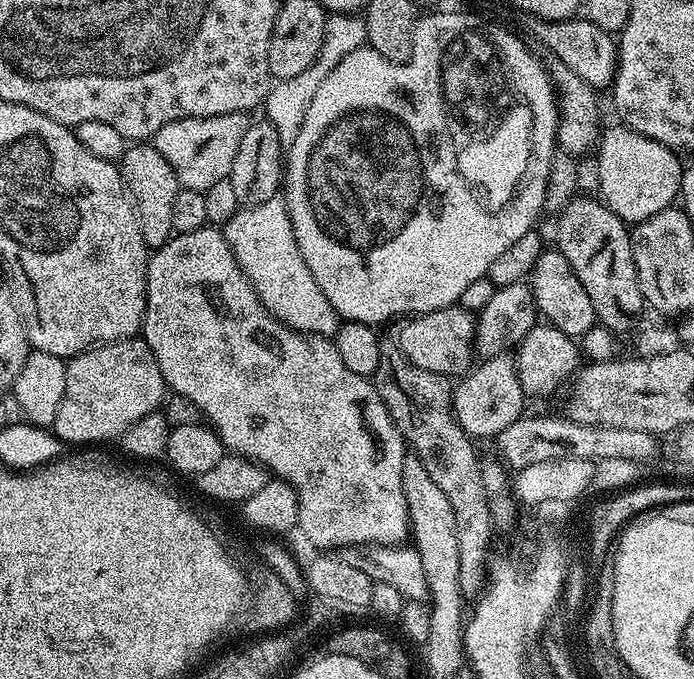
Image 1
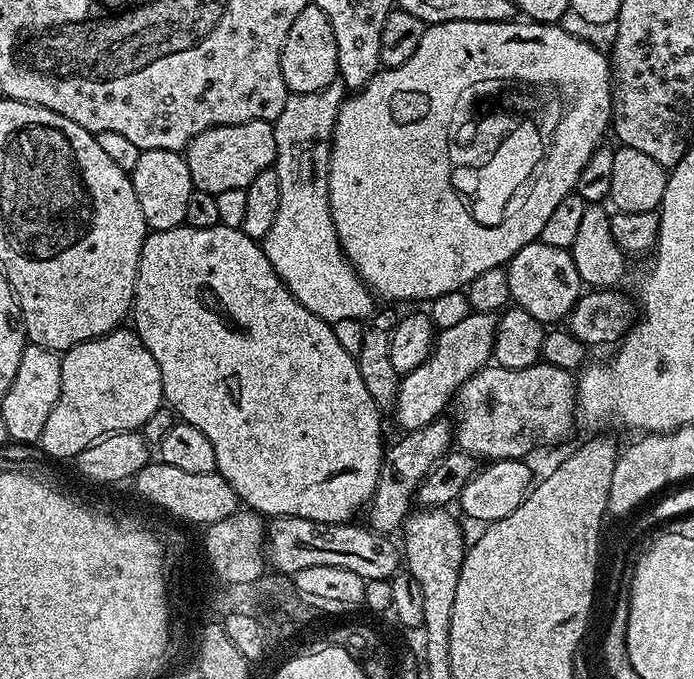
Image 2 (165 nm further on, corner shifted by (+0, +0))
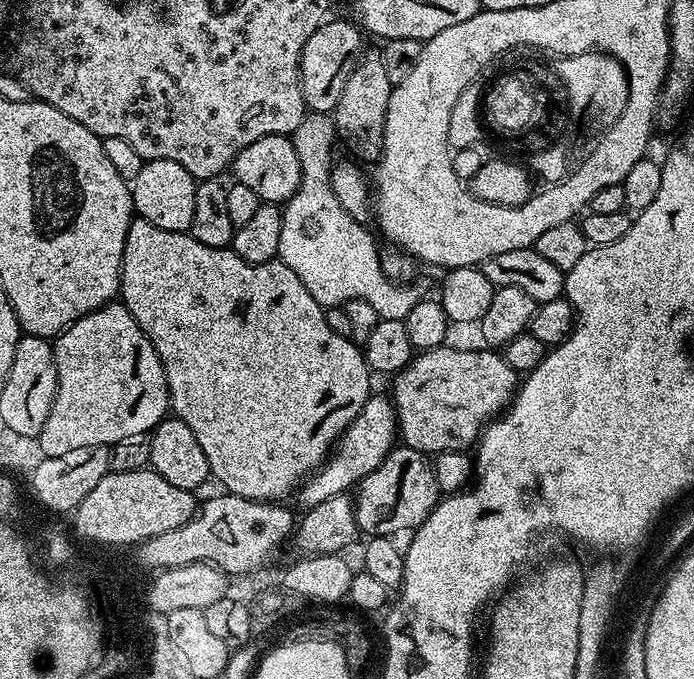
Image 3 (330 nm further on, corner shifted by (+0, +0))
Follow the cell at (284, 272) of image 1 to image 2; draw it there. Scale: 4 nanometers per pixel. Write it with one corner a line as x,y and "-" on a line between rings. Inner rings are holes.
339,78
330,82
330,86
322,86
322,90
314,90
314,94
289,95
286,106
282,106
282,114
272,124
274,142
276,143
275,169
278,174
278,186
282,186
282,202
278,202
278,218
274,218
274,226
266,233
262,247
266,258
270,258
270,266
282,278
282,282
310,310
310,314
318,314
330,325
342,322
342,318
354,318
367,321
368,315
376,308
377,297
363,278
356,273
334,226
334,218
330,214
328,201
328,167
332,157
332,135
338,118
338,110
346,99
346,89

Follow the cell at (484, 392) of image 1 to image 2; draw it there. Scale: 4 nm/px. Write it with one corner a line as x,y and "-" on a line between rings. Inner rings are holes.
441,418
430,422
424,428
419,428
413,432
404,432
401,440
396,445
389,447
384,454
384,462
380,477
378,478
378,486
374,490
372,499
366,509
366,517
368,516
369,527
373,532
392,534
396,528
399,529
404,521
408,519
414,508
414,497
417,495
419,488
422,486
425,478
431,474
431,470
445,455
447,455
454,444
454,428
451,423
447,424
447,419

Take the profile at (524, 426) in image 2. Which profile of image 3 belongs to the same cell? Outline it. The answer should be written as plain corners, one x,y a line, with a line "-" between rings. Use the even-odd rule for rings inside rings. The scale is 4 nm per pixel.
441,346
439,348
430,348
421,351
419,354
413,355
412,361
408,363
401,372
395,373
392,384
392,392
390,391
390,399
396,406
396,427
398,429
399,439
402,441
403,447
413,448
416,451
425,454
435,454
437,452
462,452
471,449
476,441
480,439
481,432
501,415
512,403
512,397
515,396
518,387
518,373
516,373
506,361
503,355
496,350
484,350
488,352
479,352
476,348
448,348
449,346

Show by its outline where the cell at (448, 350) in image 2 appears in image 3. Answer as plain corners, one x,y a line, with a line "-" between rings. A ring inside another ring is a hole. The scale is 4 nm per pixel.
369,395
358,418
354,418
354,422
350,422
350,426
341,434
328,459
301,483
294,496
294,500
301,504
301,509
314,508
328,498
351,493
359,485
360,480
378,469
393,448
397,447
396,406
387,395
376,395

